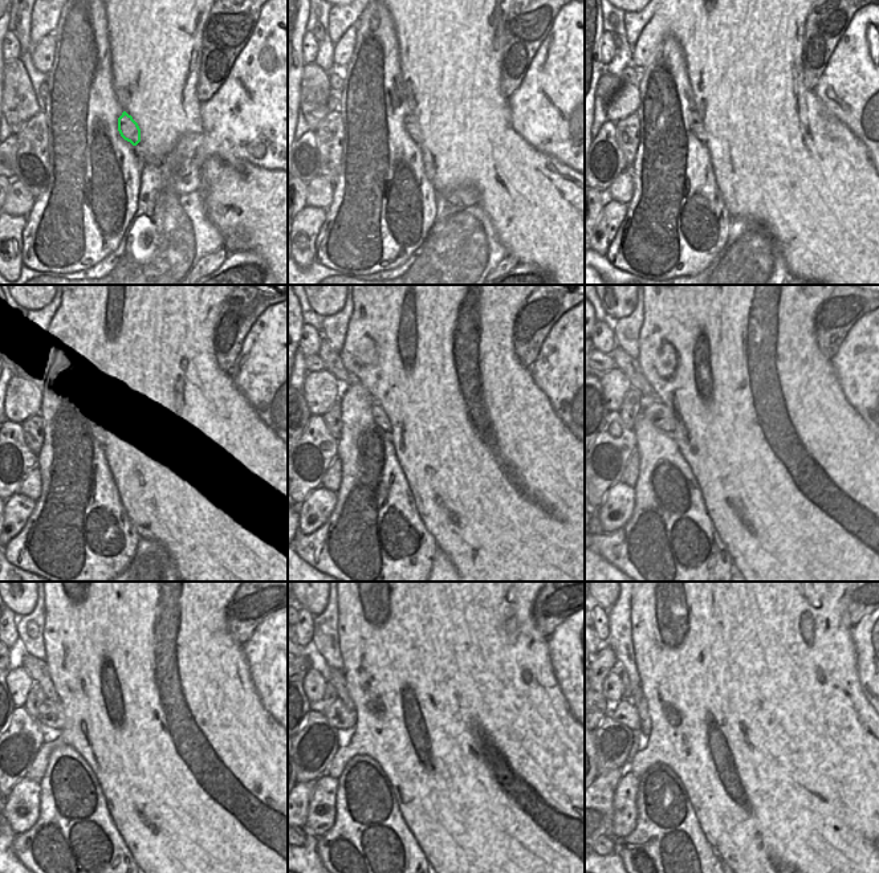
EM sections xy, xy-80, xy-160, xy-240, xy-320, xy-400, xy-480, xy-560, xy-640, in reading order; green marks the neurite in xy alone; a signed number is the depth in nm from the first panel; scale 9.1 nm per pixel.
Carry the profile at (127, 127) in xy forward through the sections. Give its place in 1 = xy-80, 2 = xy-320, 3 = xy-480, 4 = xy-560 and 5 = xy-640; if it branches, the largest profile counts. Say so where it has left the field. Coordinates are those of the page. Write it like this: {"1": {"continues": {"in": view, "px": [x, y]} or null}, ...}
{"1": {"continues": {"in": "xy-80", "px": [411, 123]}}, "2": {"continues": {"in": "xy-320", "px": [379, 416]}}, "3": {"continues": {"in": "xy-480", "px": [52, 714]}}, "4": {"continues": {"in": "xy-560", "px": [338, 714]}}, "5": {"continues": {"in": "xy-640", "px": [623, 712]}}}

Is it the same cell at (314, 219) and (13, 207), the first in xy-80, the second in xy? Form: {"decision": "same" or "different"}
{"decision": "different"}

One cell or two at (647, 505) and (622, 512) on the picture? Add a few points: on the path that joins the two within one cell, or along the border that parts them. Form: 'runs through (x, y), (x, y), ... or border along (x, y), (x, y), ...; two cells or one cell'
border along (634, 488), (633, 514), (621, 527), (613, 531); two cells

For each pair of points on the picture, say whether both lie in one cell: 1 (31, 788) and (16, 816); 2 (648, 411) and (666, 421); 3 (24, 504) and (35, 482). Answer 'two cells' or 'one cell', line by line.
1: one cell
2: one cell
3: two cells

